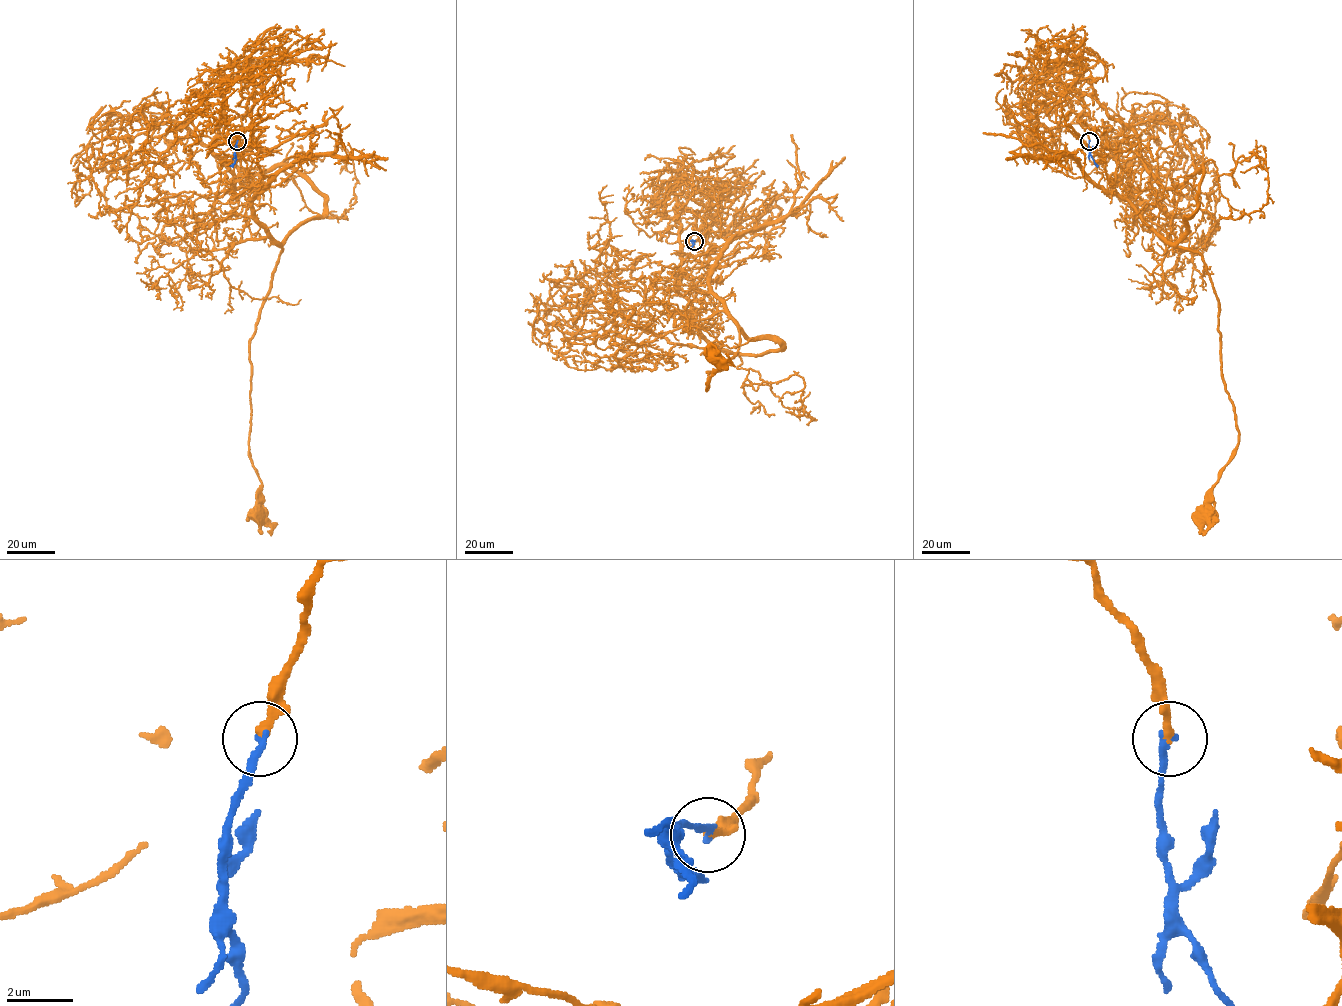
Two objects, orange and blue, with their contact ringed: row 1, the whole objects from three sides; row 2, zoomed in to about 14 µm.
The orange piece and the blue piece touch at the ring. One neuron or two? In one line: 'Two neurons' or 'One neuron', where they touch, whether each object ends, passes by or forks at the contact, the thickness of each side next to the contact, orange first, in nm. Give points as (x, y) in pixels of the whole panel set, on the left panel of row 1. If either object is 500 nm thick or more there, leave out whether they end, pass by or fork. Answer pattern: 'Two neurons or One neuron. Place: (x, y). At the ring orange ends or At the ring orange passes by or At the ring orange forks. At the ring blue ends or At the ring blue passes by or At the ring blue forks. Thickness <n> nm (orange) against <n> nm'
One neuron. Place: (237, 141). At the ring orange ends. At the ring blue ends. Thickness 260 nm (orange) against 220 nm

